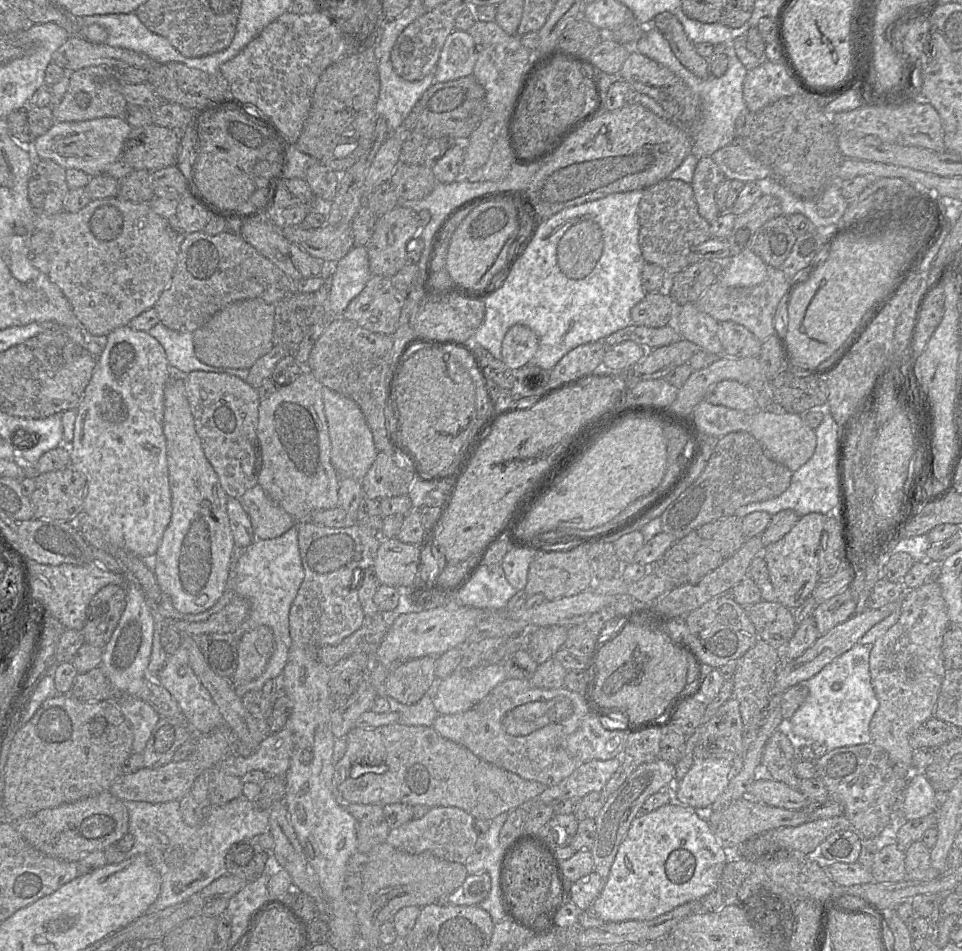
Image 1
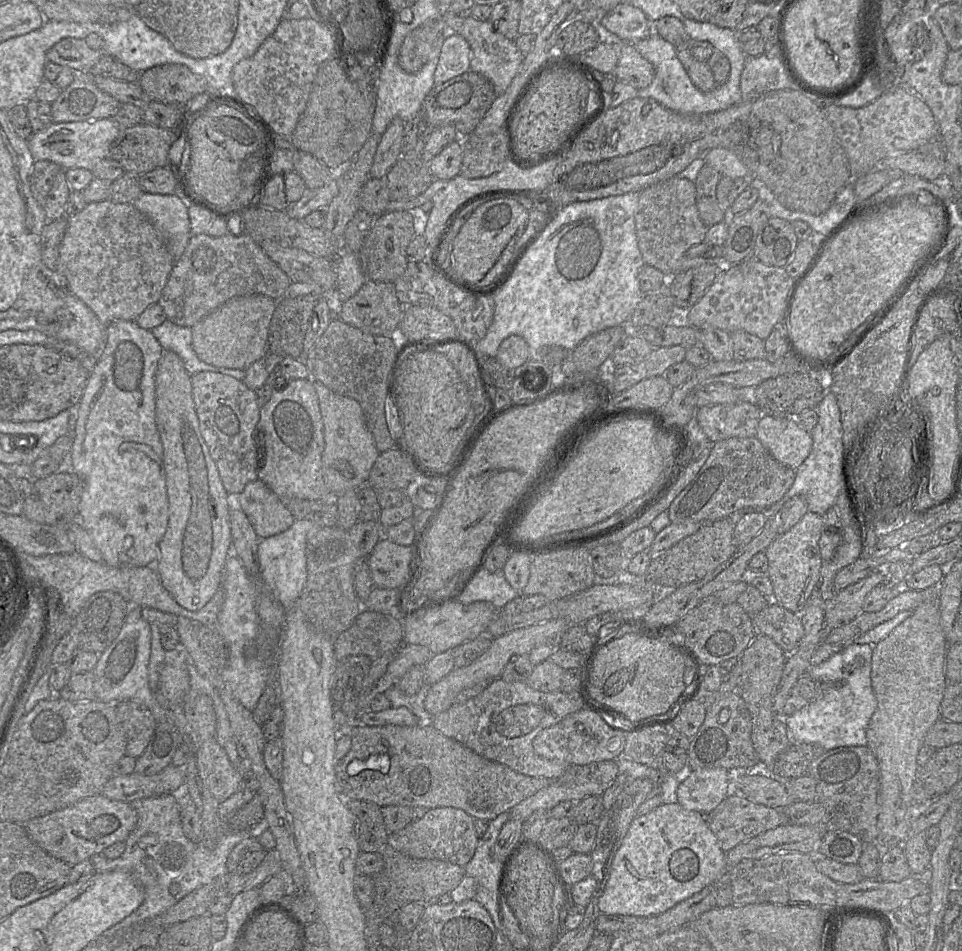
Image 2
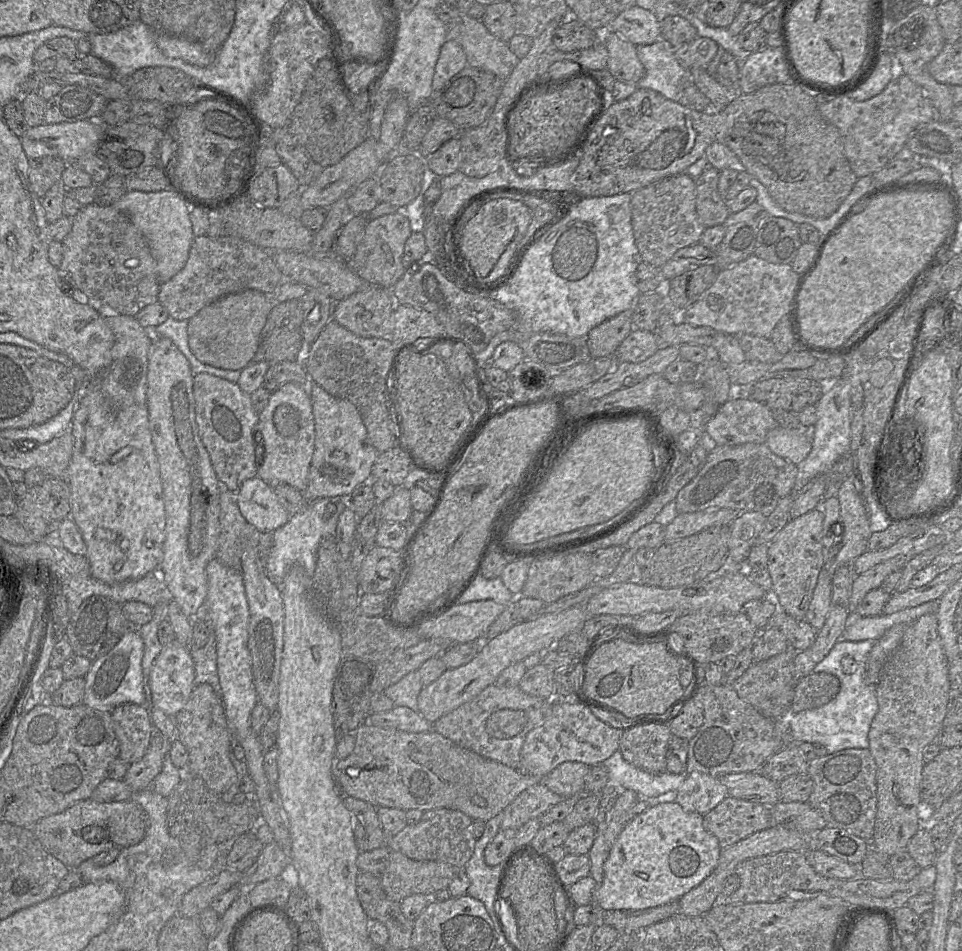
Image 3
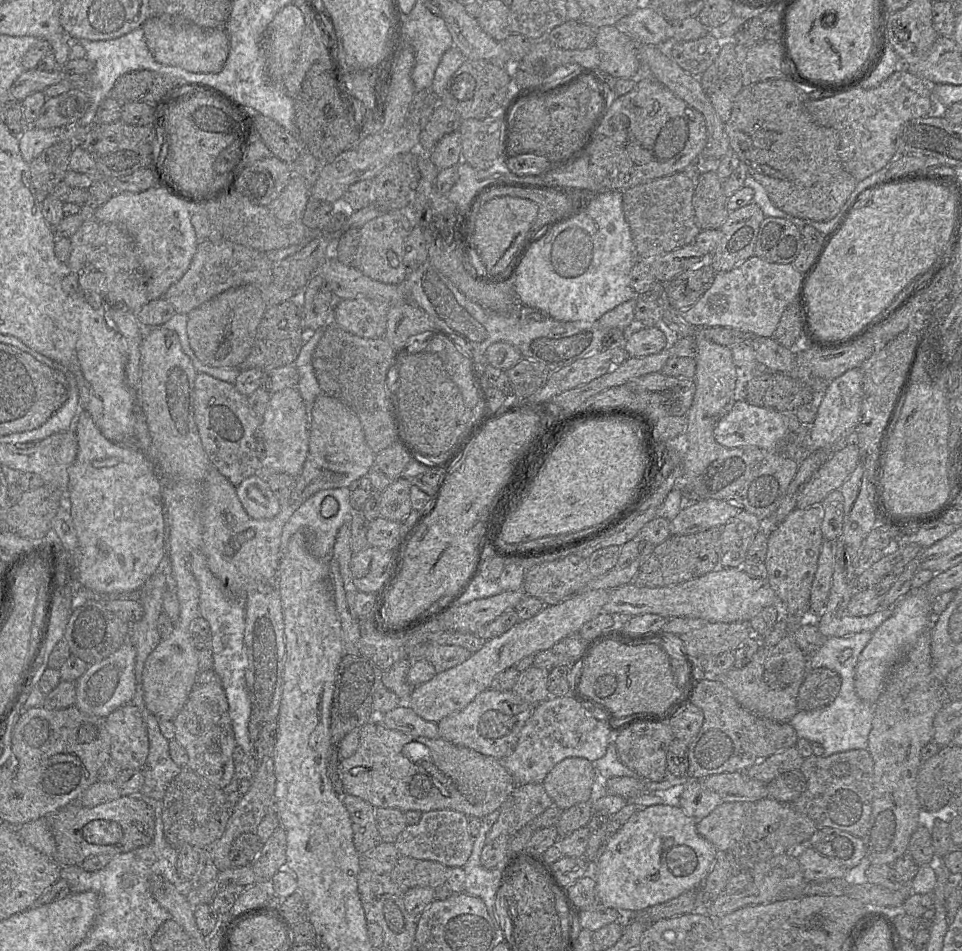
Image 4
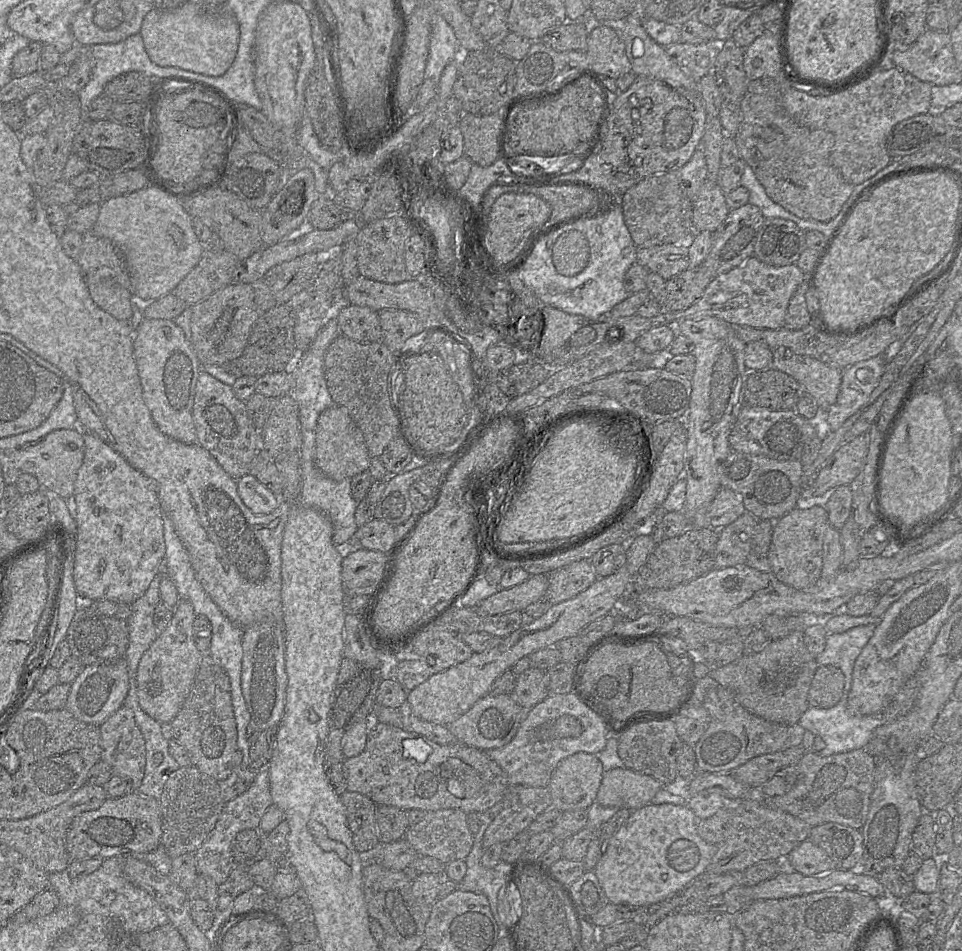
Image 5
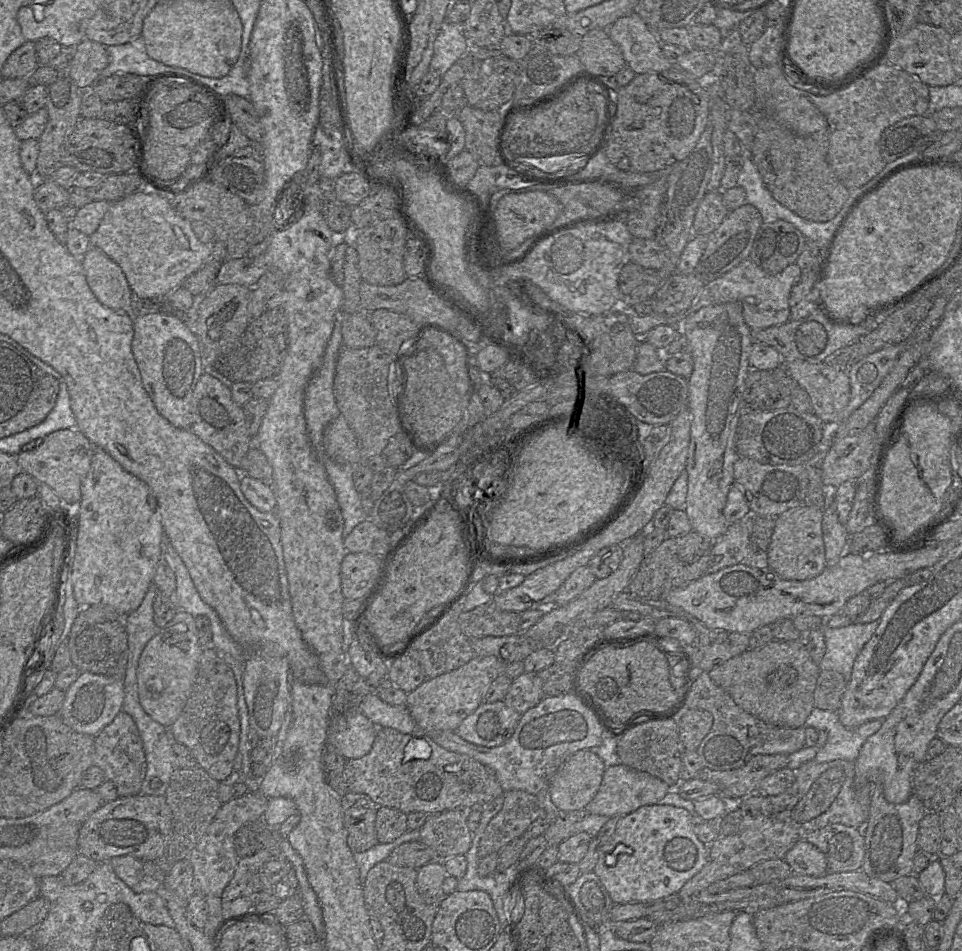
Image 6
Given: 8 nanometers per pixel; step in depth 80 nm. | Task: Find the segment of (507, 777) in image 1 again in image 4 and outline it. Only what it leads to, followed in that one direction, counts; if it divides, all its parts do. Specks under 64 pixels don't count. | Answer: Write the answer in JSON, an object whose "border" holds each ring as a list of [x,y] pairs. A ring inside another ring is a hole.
{"border":[[[368,722],[360,728],[359,745],[355,753],[340,760],[337,772],[345,794],[363,799],[374,808],[393,808],[403,813],[414,810],[421,813],[432,810],[450,809],[468,817],[482,818],[497,810],[517,786],[512,774],[502,761],[484,755],[471,748],[449,742],[442,737],[429,739],[405,734],[386,728],[381,723]]]}

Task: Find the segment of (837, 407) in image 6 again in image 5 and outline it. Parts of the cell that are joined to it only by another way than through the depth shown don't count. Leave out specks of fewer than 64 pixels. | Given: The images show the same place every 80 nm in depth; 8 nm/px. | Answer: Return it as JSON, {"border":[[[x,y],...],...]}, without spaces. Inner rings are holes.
{"border":[[[785,347],[770,349],[772,368],[794,378],[822,411],[835,404],[844,370],[831,367],[814,357],[795,354]]]}

